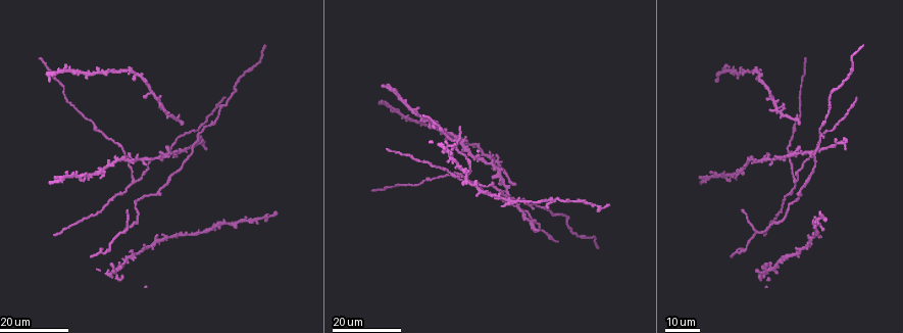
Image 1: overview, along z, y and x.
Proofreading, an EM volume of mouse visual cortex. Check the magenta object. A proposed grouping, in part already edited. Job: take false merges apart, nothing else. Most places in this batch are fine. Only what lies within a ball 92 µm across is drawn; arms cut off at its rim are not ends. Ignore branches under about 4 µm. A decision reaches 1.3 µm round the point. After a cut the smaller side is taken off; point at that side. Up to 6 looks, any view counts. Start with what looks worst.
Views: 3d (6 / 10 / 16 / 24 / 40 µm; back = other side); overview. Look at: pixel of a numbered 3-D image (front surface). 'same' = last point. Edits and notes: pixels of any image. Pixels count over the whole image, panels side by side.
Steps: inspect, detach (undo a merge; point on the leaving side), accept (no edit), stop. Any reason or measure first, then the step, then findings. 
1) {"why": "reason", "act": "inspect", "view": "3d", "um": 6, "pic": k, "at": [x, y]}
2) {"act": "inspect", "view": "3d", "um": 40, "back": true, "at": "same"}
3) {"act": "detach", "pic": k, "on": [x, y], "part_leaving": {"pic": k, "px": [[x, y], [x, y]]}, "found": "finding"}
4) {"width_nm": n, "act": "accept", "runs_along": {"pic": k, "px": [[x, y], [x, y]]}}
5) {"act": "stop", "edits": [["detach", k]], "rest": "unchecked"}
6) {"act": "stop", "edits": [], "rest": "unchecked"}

{"why": "three-way junction", "act": "inspect", "view": "3d", "um": 24, "pic": 1, "at": [755, 232]}

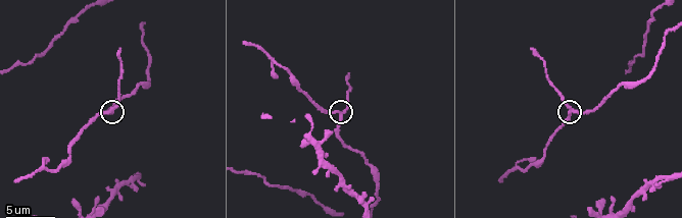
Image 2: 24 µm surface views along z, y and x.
{"act": "inspect", "view": "3d", "um": 6, "pic": 2, "at": [570, 111]}

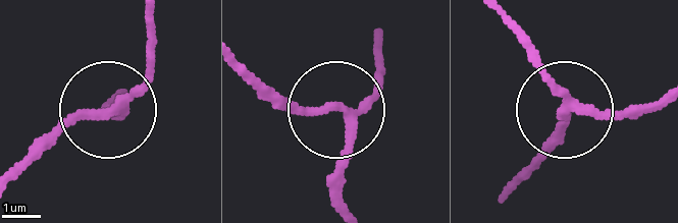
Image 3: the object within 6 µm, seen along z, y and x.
{"act": "accept", "runs_along": {"pic": 3, "px": [[347, 203], [340, 108], [379, 69]]}, "found": "all the same neuron"}

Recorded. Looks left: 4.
{"why": "a fork", "act": "inspect", "view": "3d", "um": 16, "pic": 1, "at": [817, 148]}

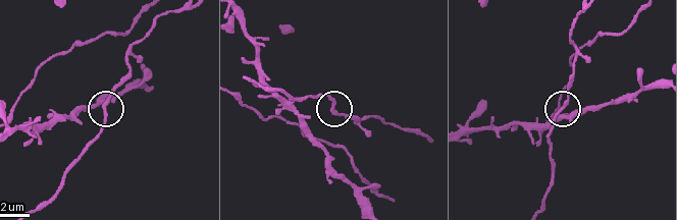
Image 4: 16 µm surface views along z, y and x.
{"act": "inspect", "view": "3d", "um": 6, "pic": 4, "at": [332, 102]}

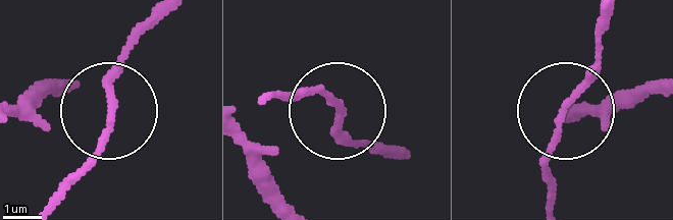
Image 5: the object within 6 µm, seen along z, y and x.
{"side_arm_um": 48, "arms": 3, "act": "accept", "found": "continuous, no second neuron"}

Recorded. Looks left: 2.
{"act": "stop", "edits": [], "rest": "unchecked"}

